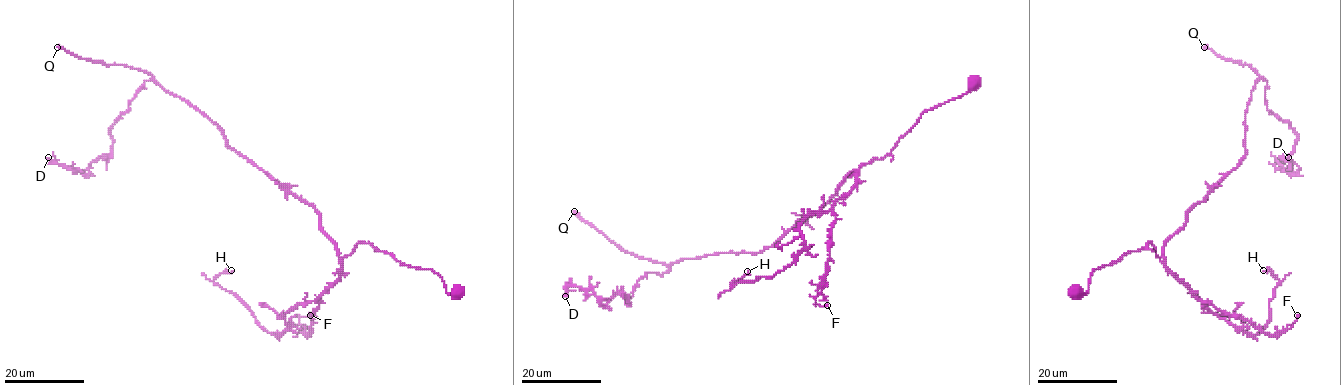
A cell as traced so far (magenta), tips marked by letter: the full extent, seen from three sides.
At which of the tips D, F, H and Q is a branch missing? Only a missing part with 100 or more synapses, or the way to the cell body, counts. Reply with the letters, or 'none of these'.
Q

